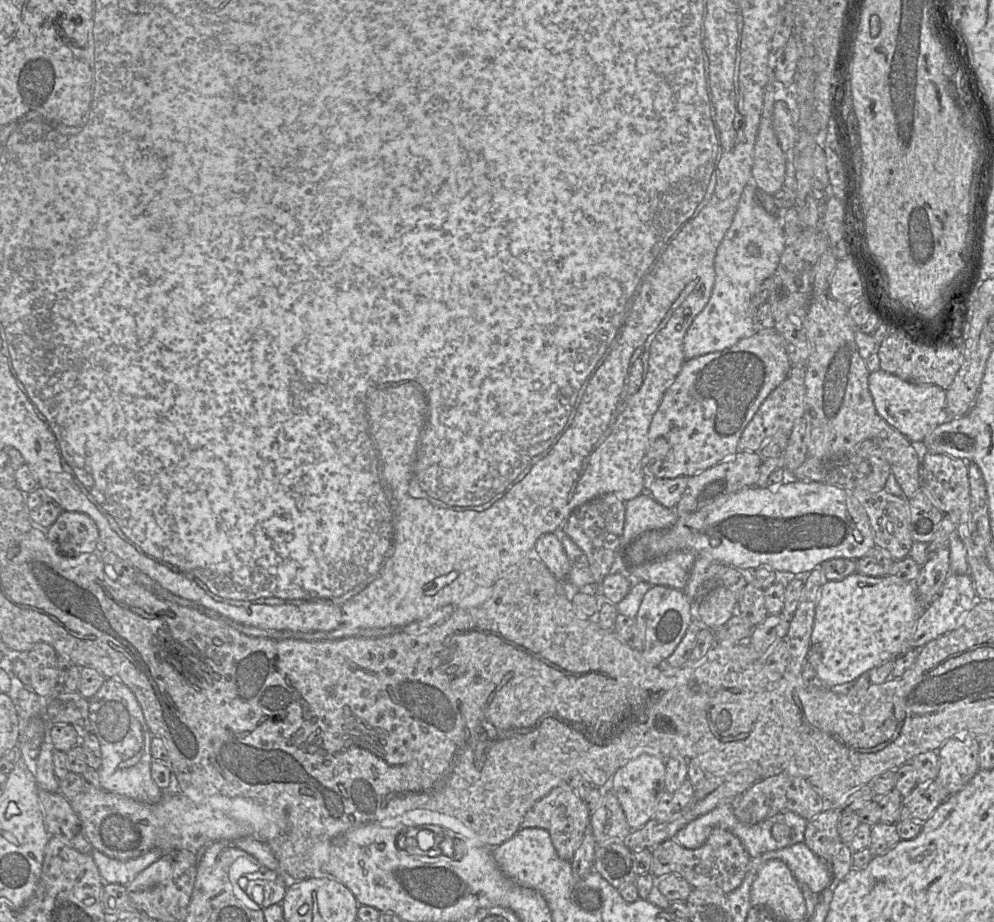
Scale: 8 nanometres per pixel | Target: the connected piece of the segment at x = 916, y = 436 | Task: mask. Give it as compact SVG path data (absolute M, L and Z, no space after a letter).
M879 369L869 373L868 388L877 413L912 443L923 442L946 415L946 391L937 385L915 384Z

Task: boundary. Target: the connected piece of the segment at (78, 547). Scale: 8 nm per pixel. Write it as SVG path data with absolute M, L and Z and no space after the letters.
M63 511L46 535L53 546L69 558L99 550L99 530L84 513Z

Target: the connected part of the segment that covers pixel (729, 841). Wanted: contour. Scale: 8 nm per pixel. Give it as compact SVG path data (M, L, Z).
M715 828L704 844L696 849L685 848L674 838L654 847L651 874L659 880L675 873L682 876L693 889L714 888L729 894L742 883L750 861L750 855L737 836L726 829Z

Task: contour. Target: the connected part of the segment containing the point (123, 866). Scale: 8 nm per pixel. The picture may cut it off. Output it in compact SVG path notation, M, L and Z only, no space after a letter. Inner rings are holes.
M97 849L91 855L99 869L104 883L119 883L127 885L152 863L163 856L159 849L150 849L137 858L118 860L107 856Z

